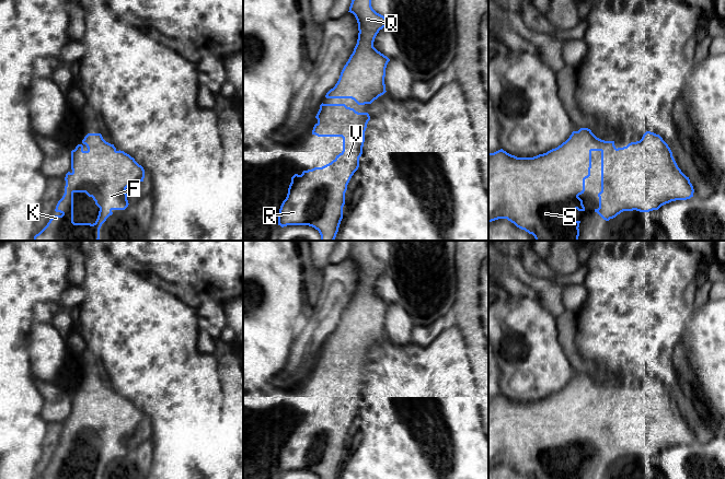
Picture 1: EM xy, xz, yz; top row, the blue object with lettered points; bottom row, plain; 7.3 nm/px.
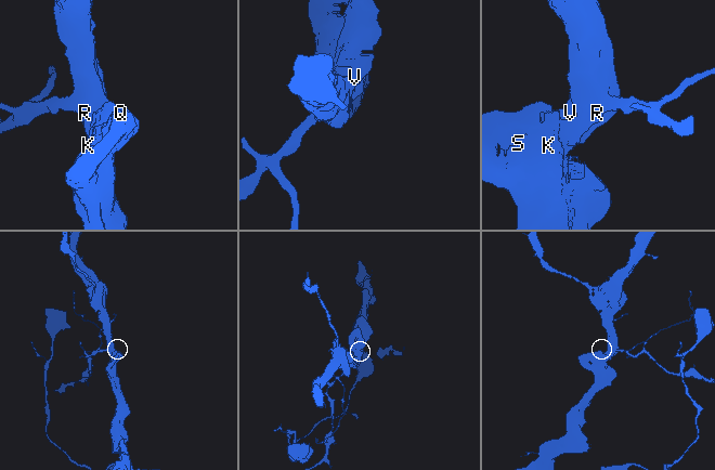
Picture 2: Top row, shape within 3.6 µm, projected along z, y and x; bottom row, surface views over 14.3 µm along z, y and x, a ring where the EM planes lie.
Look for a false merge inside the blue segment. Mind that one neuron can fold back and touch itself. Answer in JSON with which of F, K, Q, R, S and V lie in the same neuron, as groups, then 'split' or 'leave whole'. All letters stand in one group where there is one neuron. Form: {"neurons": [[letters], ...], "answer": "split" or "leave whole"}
{"neurons": [["F", "K", "Q", "R", "S", "V"]], "answer": "leave whole"}

